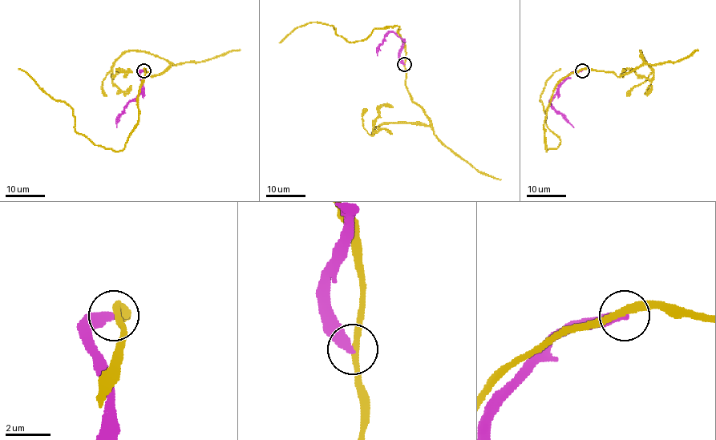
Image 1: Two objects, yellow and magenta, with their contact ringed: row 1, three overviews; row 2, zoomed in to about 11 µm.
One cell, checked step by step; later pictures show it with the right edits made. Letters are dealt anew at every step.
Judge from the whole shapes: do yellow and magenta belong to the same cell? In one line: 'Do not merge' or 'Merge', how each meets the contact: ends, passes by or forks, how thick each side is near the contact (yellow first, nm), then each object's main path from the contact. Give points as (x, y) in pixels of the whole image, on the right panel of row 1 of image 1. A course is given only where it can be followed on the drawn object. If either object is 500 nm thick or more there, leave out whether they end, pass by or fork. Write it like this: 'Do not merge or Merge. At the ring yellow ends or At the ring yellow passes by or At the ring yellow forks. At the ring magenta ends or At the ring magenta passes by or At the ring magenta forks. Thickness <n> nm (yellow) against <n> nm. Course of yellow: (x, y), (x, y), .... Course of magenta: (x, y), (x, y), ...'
Do not merge. At the ring yellow passes by. At the ring magenta ends. Thickness 300 nm (yellow) against 440 nm. Course of yellow: (582, 70), (552, 93), (547, 151), (560, 140), (546, 123), (540, 97), (560, 68). Course of magenta: (582, 70), (572, 72), (550, 100), (550, 103), (573, 127)

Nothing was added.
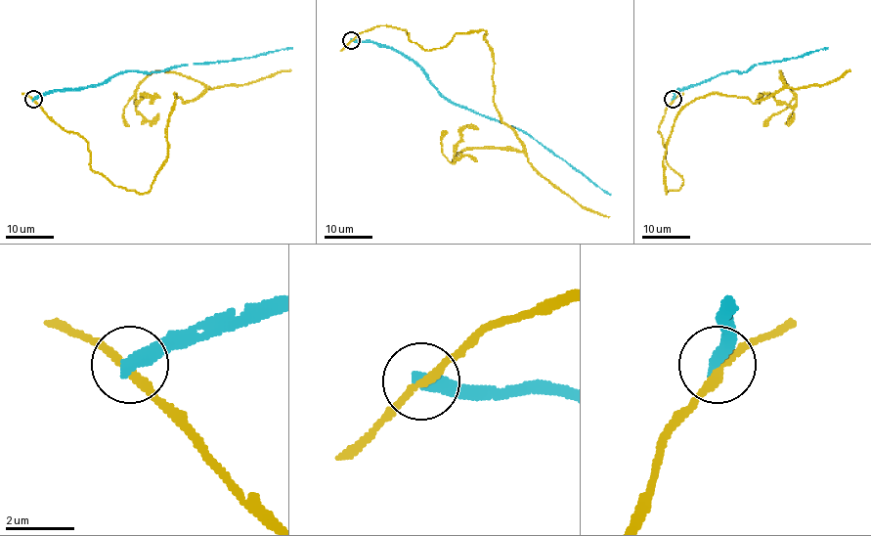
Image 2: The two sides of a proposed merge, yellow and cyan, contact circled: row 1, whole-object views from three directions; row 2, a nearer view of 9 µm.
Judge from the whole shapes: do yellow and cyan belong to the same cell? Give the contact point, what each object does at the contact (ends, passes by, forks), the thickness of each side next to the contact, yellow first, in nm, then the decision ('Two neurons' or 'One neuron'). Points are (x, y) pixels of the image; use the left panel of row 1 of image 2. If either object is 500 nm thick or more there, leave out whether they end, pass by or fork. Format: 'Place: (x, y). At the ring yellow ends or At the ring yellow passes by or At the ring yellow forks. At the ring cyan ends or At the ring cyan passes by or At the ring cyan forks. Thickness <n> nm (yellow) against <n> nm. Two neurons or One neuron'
Place: (33, 99). At the ring yellow passes by. At the ring cyan ends. Thickness 240 nm (yellow) against 400 nm. Two neurons

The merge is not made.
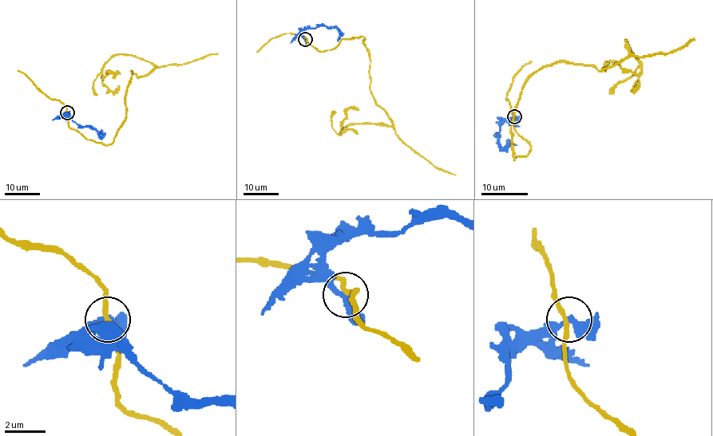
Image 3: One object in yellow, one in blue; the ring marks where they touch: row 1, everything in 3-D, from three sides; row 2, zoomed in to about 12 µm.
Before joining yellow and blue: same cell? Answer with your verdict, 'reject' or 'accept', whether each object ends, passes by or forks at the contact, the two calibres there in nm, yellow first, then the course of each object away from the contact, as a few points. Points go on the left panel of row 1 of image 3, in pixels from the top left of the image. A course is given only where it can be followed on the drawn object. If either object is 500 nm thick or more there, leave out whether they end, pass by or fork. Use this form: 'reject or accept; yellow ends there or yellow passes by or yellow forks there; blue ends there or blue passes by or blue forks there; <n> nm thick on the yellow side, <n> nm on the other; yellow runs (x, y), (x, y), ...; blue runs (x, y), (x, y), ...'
reject; yellow passes by; blue passes by; 220 nm thick on the yellow side, 360 nm on the other; yellow runs (67, 111), (68, 125), (109, 144), (132, 70), (138, 77), (154, 67), (115, 54), (102, 80), (120, 74); blue runs (67, 111), (64, 115), (78, 125), (92, 127), (101, 135), (101, 132), (99, 134)

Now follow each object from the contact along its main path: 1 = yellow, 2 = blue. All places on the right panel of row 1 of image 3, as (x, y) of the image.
1: (513, 115), (531, 150), (514, 159), (513, 109), (534, 72), (608, 68), (627, 40), (641, 72), (608, 65)
2: (514, 115), (501, 123), (501, 130), (497, 133), (498, 143), (503, 147), (510, 143), (516, 145)

